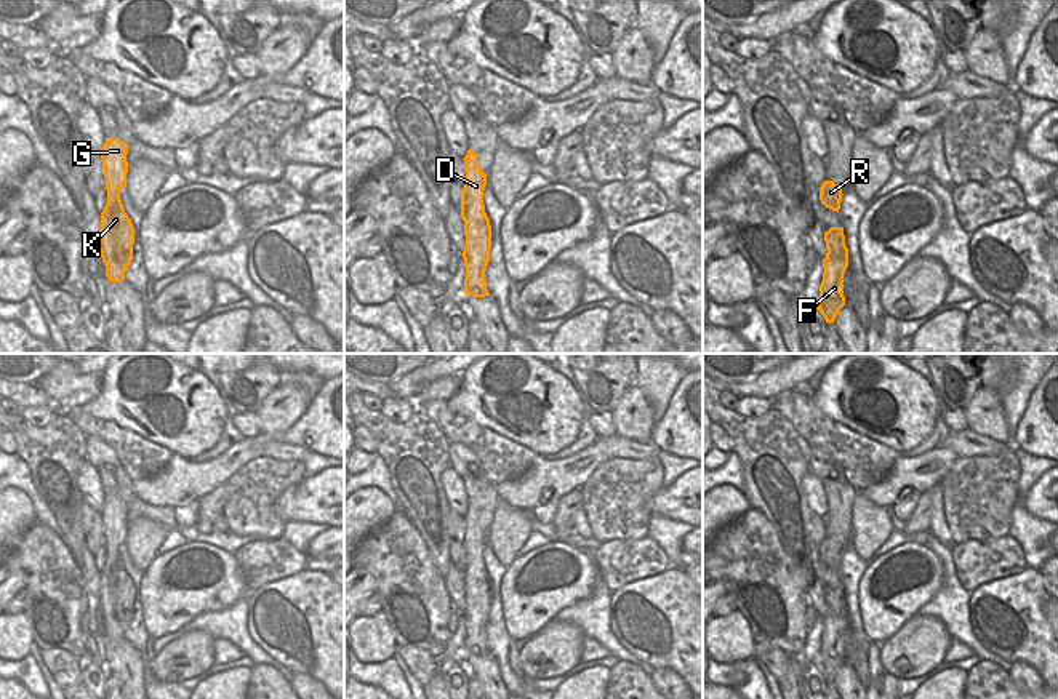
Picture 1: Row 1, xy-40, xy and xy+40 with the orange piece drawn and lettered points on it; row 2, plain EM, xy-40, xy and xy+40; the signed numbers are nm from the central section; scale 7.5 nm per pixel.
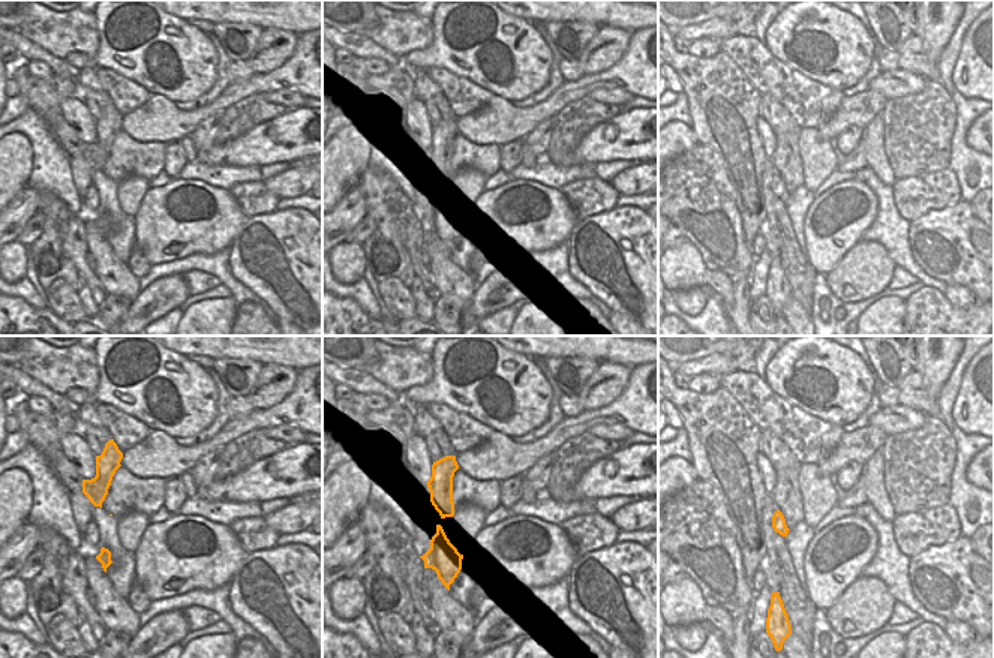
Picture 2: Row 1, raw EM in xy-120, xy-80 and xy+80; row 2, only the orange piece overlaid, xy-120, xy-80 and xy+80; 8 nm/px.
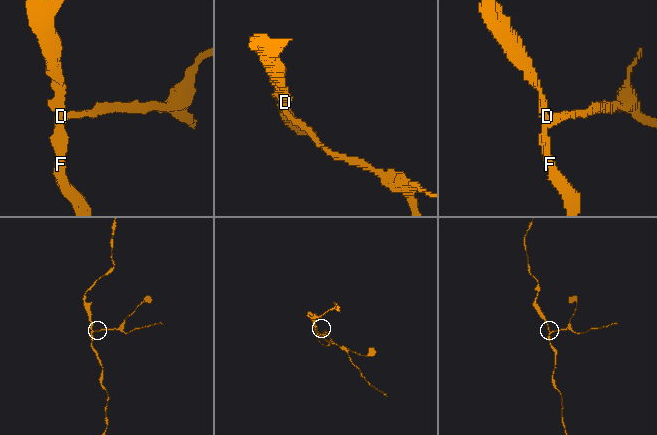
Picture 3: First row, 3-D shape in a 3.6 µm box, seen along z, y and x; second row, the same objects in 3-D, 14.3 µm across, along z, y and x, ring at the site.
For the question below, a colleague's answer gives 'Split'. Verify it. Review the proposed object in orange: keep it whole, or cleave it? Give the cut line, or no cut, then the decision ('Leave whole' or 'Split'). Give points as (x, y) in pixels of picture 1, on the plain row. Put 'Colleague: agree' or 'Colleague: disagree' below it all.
Split along xy (464, 543), (468, 565), (461, 571). Split
Colleague: agree

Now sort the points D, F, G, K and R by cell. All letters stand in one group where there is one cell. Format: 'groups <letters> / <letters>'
groups D F G K / R

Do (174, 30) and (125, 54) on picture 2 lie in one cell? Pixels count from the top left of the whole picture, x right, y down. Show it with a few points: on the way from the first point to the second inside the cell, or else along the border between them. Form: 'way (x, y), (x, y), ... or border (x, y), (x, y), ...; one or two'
way (162, 41), (143, 44), (137, 48); one

